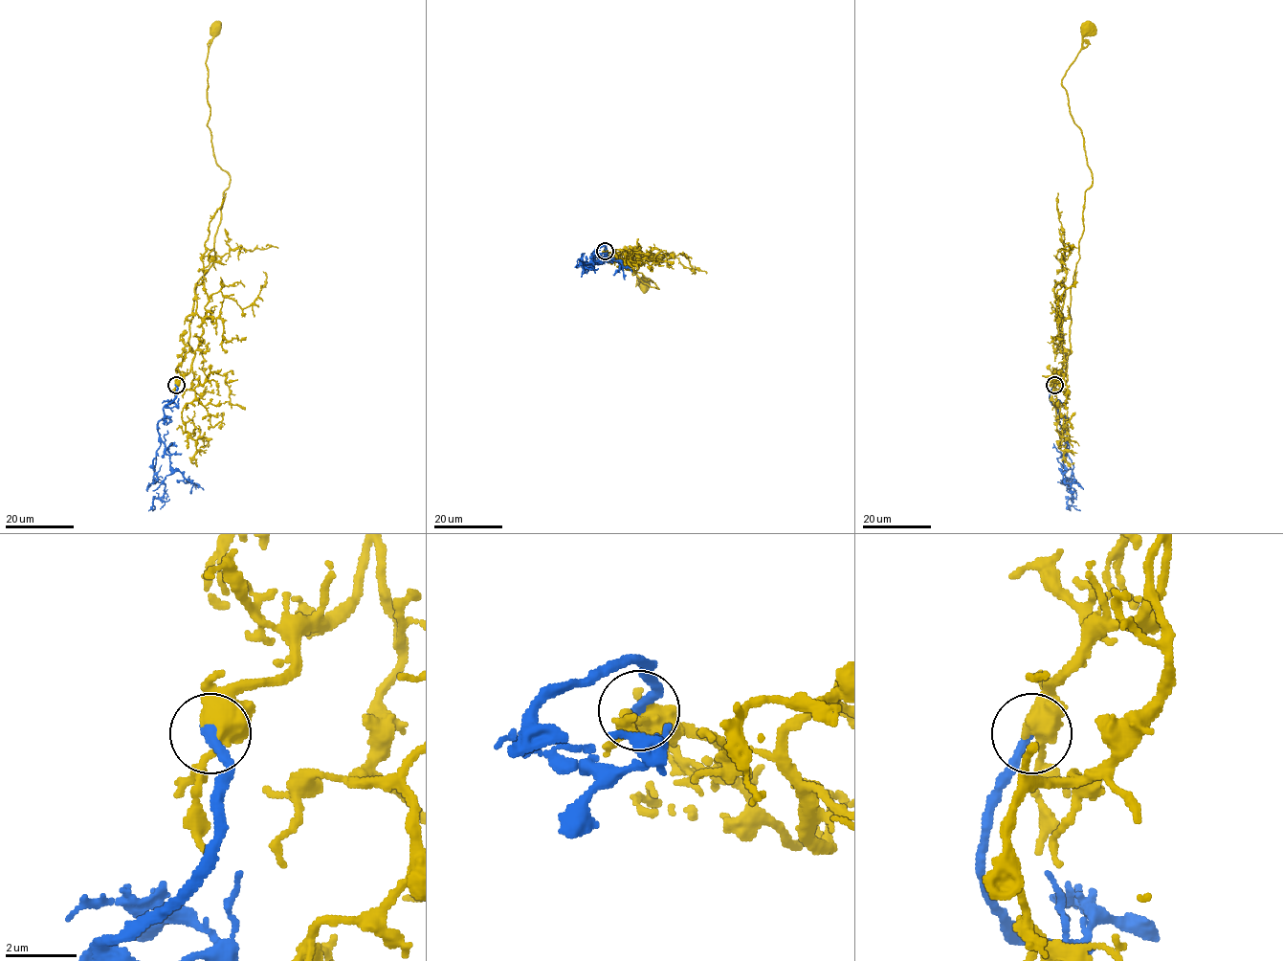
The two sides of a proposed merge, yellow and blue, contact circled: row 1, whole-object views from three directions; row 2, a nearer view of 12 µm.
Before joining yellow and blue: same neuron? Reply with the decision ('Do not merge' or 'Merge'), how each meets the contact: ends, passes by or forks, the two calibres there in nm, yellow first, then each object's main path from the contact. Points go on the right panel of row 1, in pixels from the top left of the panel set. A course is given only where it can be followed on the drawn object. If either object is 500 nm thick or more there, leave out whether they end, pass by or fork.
Merge. At the ring yellow passes by. At the ring blue ends. Thickness 480 nm (yellow) against 320 nm. Course of yellow: (1053, 385), (1067, 369), (1071, 286), (1084, 229), (1085, 191), (1093, 175), (1081, 129), (1061, 83), (1086, 30). Course of blue: (1053, 385), (1050, 400), (1068, 418), (1063, 457), (1071, 493), (1068, 504), (1080, 510)

